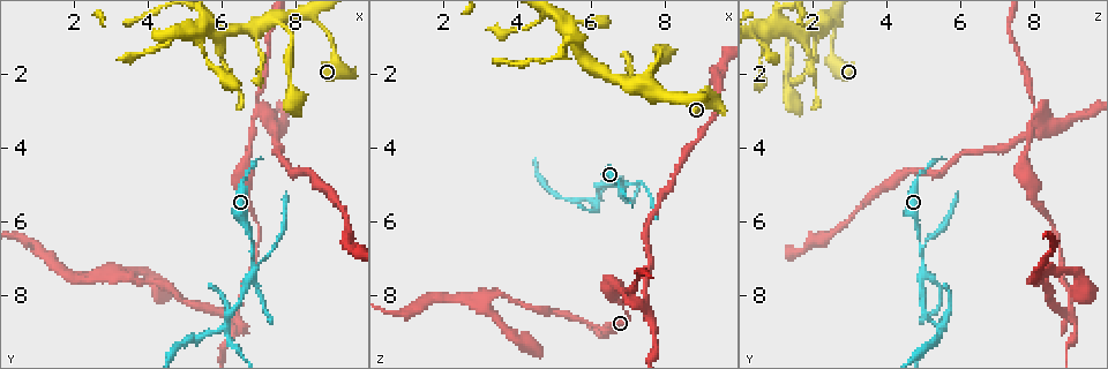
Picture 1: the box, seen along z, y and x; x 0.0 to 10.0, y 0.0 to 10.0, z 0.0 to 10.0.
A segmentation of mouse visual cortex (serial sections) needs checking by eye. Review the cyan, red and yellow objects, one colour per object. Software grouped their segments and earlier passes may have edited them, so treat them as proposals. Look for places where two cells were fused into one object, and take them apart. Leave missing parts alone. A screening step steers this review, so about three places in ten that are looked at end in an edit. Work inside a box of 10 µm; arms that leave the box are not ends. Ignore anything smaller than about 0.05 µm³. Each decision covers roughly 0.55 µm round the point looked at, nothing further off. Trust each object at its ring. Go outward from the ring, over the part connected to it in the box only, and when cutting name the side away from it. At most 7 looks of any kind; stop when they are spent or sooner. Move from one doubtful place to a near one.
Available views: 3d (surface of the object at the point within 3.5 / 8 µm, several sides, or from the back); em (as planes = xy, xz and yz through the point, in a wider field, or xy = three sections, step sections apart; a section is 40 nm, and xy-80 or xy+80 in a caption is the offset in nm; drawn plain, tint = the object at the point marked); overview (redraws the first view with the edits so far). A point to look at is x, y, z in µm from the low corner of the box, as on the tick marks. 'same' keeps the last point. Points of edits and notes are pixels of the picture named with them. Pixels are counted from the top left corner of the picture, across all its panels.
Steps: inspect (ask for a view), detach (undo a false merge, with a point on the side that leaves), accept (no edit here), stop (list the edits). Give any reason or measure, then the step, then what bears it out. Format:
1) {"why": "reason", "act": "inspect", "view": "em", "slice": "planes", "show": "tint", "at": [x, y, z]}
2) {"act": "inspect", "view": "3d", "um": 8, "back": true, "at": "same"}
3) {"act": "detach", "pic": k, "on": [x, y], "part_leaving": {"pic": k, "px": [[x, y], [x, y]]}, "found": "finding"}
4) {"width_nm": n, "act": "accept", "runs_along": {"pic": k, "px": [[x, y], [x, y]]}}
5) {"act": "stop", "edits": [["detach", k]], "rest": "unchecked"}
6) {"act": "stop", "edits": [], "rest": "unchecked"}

{"why": "two arms in line, one across", "act": "inspect", "view": "3d", "um": 3.5, "at": [6.30, 8.45, 8.95]}

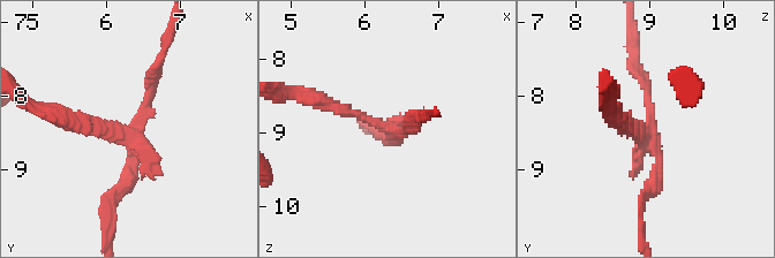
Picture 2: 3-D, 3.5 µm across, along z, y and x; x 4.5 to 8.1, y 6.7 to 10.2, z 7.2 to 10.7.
{"why": "shape alone is not enough", "act": "inspect", "view": "em", "slice": "xy", "step": 3, "show": "tint", "at": [6.35, 8.50, 9.00]}

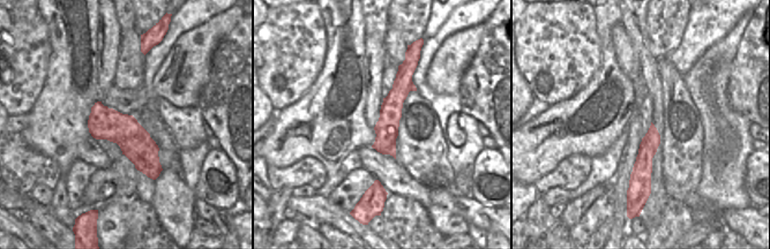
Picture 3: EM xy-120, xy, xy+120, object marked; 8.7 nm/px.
{"act": "detach", "pic": 2, "on": [96, 124], "part_leaving": {"pic": 2, "px": [[133, 130], [90, 130], [30, 101]]}, "found": "two cells meet here"}

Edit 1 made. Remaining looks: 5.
{"why": "redraw", "act": "inspect", "view": "overview"}

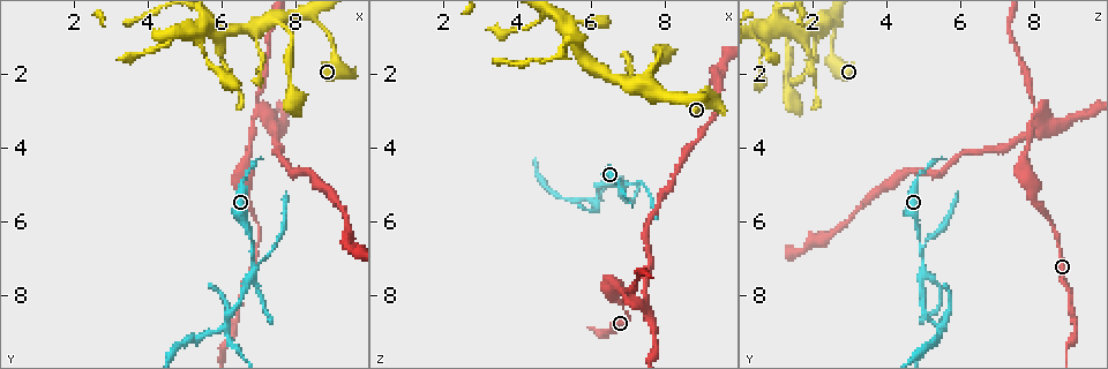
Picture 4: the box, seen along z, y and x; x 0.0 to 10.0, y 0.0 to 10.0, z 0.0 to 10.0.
{"why": "calibre changes", "act": "inspect", "view": "3d", "um": 3.5, "at": [6.85, 6.85, 4.90]}

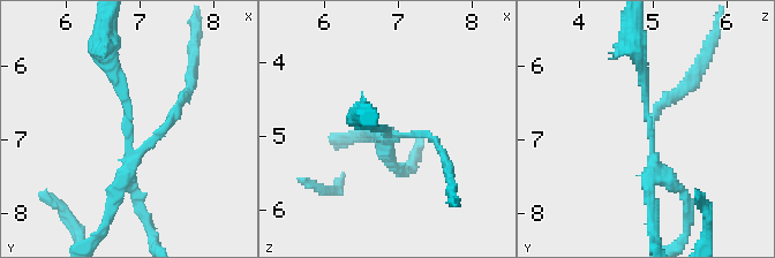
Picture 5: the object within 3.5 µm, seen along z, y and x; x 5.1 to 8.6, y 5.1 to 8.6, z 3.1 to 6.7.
{"act": "inspect", "view": "em", "slice": "xy", "step": 1, "show": "tint", "at": [6.80, 6.80, 4.95]}

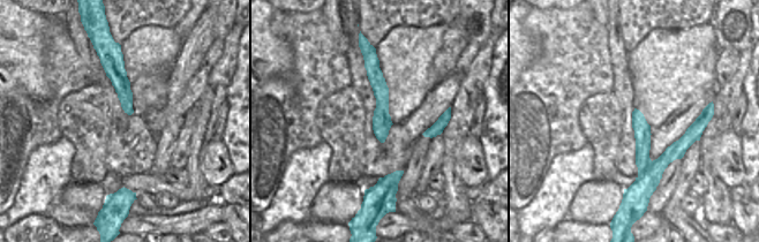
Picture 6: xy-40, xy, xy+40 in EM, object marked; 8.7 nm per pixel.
{"act": "detach", "pic": 5, "on": [106, 218], "border": {"pic": 6, "px": [[652, 161], [638, 176]]}, "found": "a second cell is stuck on"}

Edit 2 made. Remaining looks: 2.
{"act": "stop", "edits": [["detach", 2], ["detach", 5]], "rest": "unchecked"}

